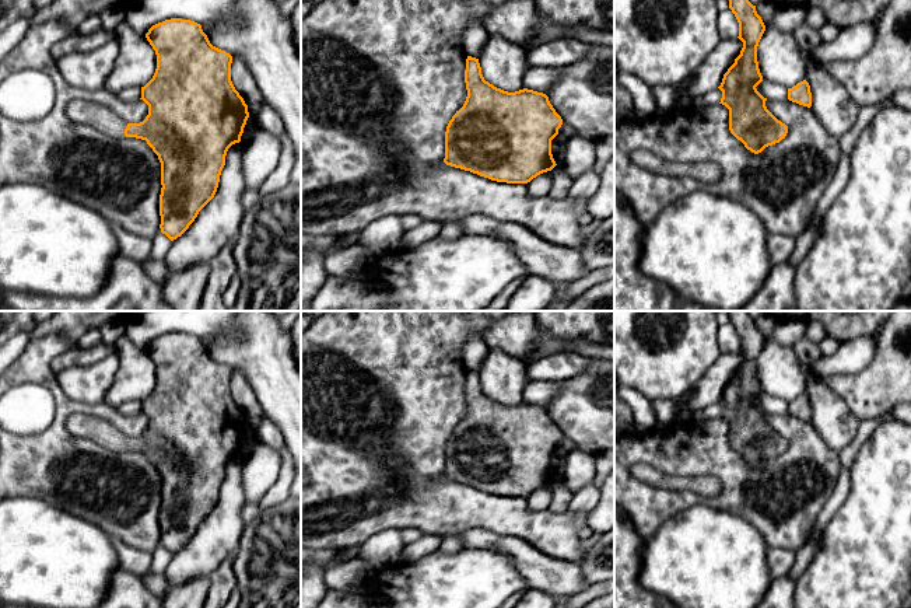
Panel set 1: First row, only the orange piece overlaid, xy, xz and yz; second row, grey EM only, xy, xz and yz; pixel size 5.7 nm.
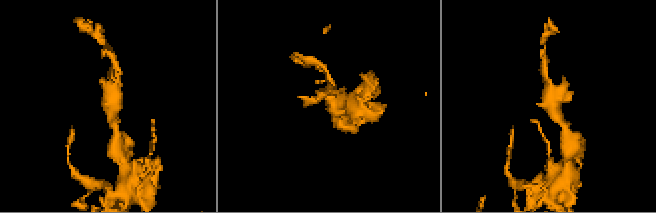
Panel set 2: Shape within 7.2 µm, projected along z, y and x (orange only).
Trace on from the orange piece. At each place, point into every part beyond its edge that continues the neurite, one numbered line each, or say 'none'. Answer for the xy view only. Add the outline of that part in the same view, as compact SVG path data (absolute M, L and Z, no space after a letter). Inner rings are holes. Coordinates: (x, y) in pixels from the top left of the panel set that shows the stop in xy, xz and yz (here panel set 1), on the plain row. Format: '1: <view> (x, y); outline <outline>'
1: xy (101, 432); outline M84 413L70 415L66 427L73 436L88 438L112 451L125 450L127 441L127 436L116 431L109 422Z

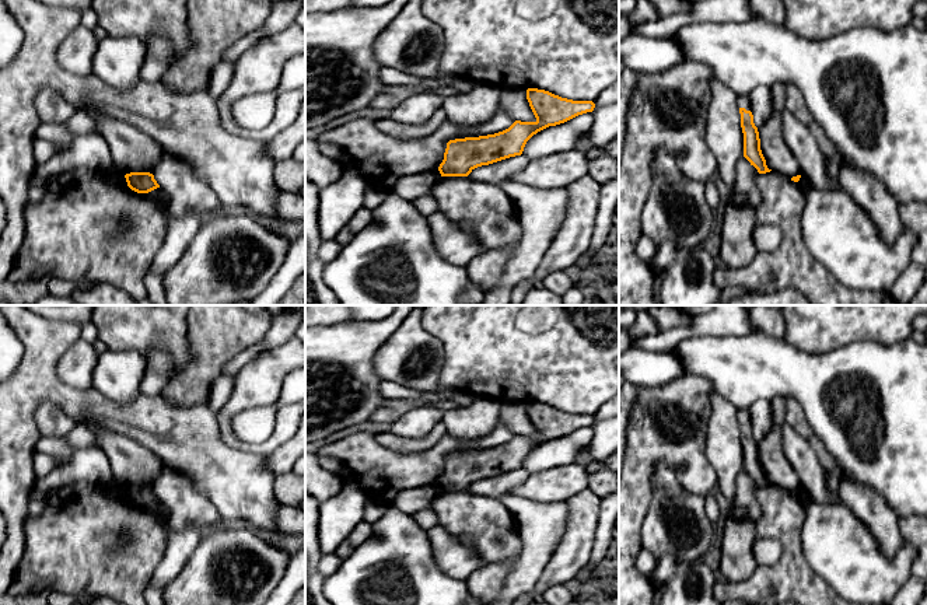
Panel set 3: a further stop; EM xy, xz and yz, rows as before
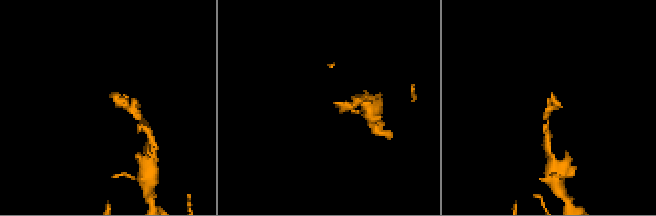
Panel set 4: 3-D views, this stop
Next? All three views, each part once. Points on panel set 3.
1: yz (744, 415); outline M748 409L738 410L738 420L751 424L751 413Z

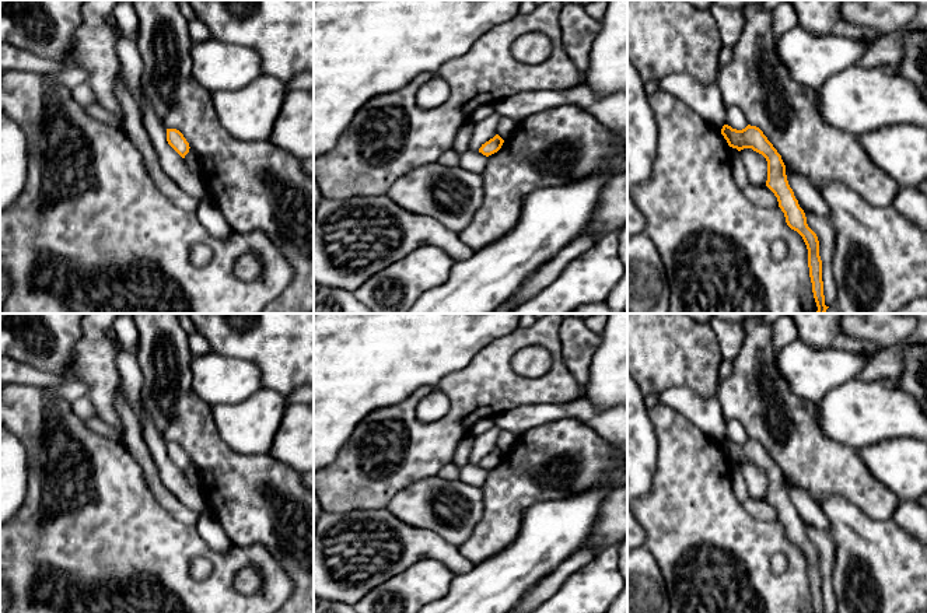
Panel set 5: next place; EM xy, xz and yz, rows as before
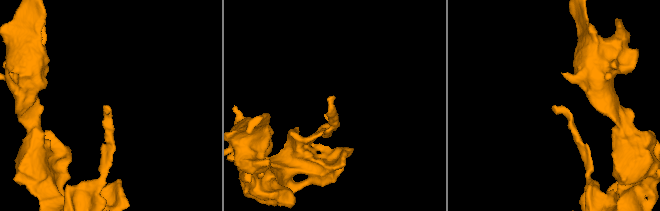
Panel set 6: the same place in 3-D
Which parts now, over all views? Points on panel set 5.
none

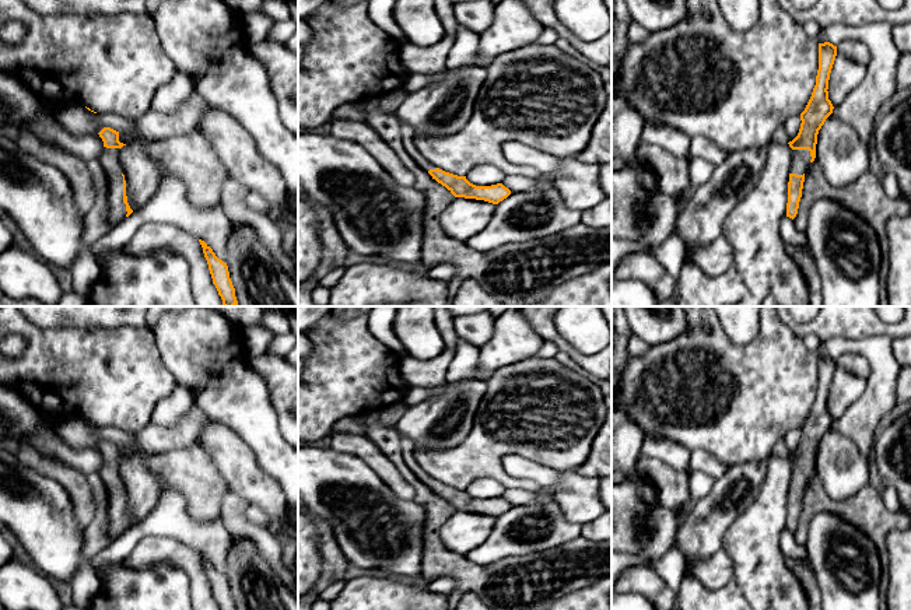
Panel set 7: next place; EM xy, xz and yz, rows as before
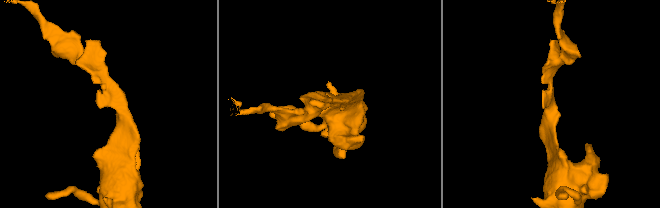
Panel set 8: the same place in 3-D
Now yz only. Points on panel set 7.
1: yz (801, 472); outline M792 463L791 487L803 488L810 478L809 463Z

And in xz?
1: xz (406, 445); outline M399 435L400 438L400 451L402 451L402 458L406 463L406 466L413 471L413 474L425 485L430 483L437 483L435 478L432 478L416 460L414 458L414 445L413 442L406 438Z

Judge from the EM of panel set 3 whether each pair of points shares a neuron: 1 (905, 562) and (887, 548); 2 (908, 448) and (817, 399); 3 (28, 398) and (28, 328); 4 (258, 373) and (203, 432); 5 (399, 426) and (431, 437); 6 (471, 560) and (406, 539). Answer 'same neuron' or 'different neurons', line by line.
1: different neurons
2: same neuron
3: same neuron
4: different neurons
5: different neurons
6: different neurons

